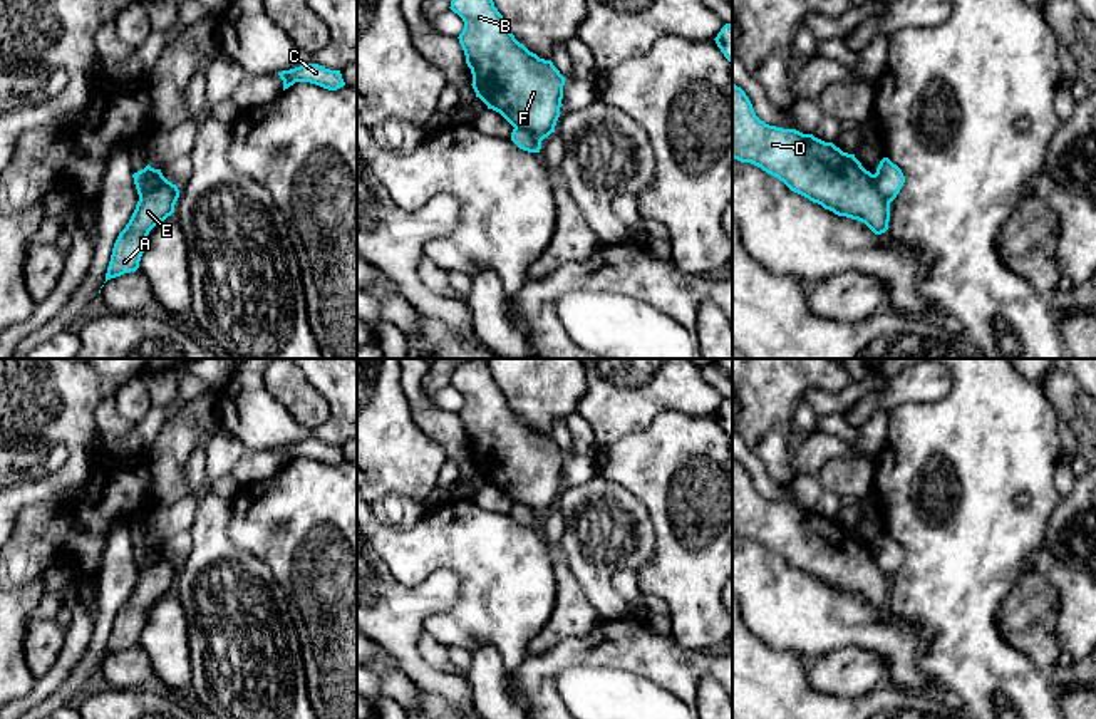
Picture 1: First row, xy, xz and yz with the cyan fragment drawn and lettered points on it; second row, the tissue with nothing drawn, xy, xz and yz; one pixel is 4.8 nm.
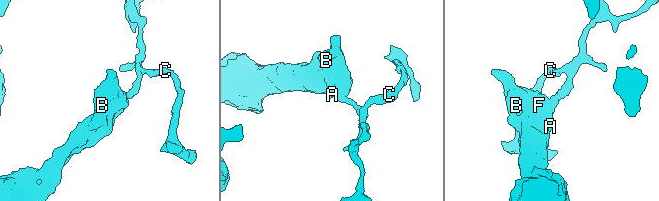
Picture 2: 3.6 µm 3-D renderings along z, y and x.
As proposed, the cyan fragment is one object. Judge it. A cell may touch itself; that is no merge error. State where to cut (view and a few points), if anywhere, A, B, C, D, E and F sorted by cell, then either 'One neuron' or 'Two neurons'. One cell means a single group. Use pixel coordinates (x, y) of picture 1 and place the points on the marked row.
Split along yz (873, 175), (878, 193), (889, 203). Groups: A B D E F / C. Two neurons

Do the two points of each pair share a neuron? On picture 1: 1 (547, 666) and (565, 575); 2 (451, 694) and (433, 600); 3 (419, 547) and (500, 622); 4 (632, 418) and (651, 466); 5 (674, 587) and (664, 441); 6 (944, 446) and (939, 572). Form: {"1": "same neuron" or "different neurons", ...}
{"1": "different neurons", "2": "same neuron", "3": "same neuron", "4": "different neurons", "5": "same neuron", "6": "same neuron"}

